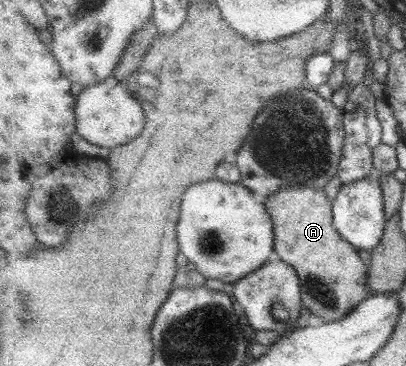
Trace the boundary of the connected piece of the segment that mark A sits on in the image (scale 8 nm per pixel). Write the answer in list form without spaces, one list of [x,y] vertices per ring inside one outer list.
[[[293,186],[270,196],[265,204],[274,223],[275,257],[298,271],[303,306],[324,322],[345,318],[372,294],[359,251],[335,229],[333,205],[322,188]]]

